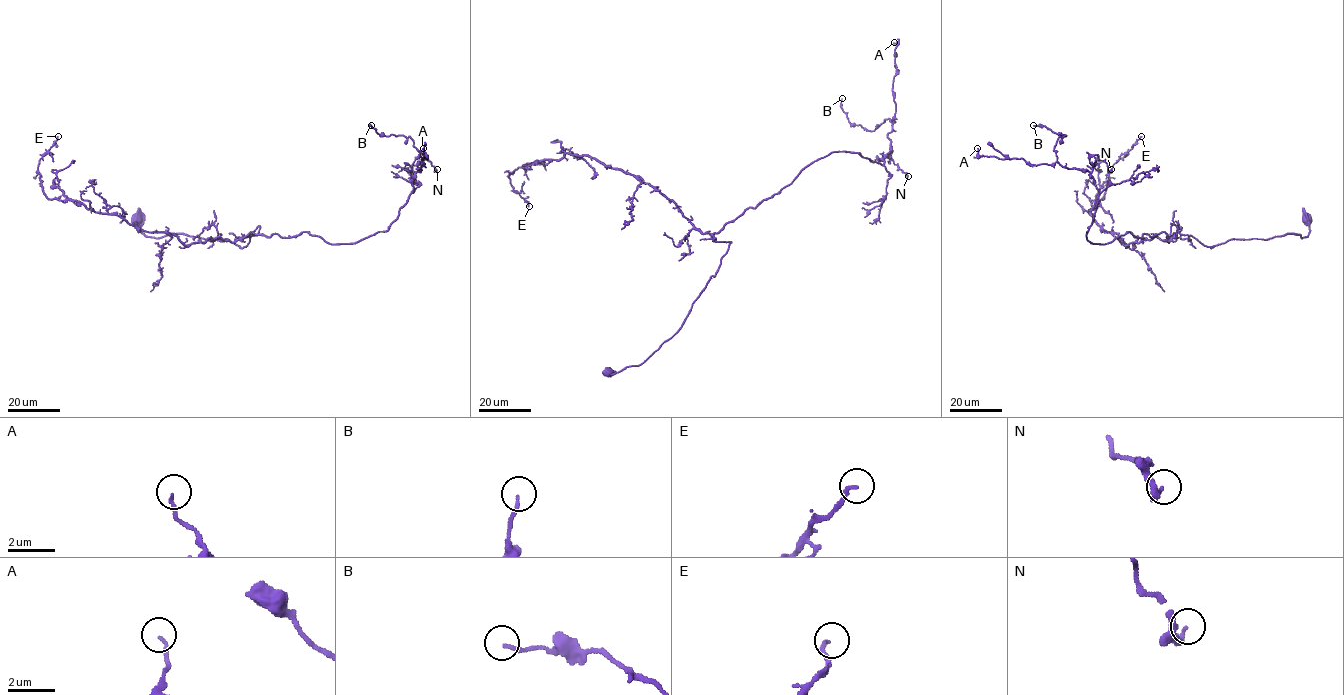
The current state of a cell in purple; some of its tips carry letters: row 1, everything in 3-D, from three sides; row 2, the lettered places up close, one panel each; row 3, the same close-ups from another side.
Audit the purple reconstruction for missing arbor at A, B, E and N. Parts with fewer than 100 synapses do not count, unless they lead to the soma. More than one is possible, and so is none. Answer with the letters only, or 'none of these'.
none of these

